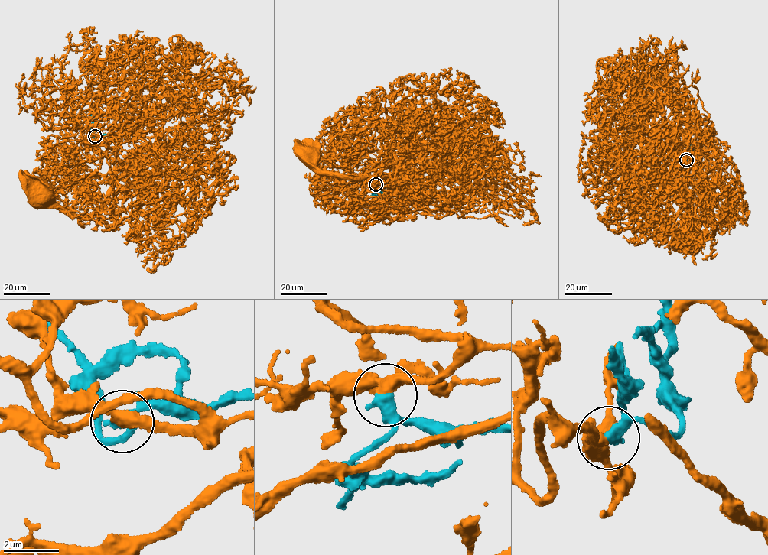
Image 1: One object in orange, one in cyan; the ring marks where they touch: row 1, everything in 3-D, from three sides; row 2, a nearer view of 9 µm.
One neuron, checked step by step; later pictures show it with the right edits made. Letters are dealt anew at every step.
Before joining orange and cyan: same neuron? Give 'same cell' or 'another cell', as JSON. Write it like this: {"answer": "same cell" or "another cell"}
{"answer": "same cell"}

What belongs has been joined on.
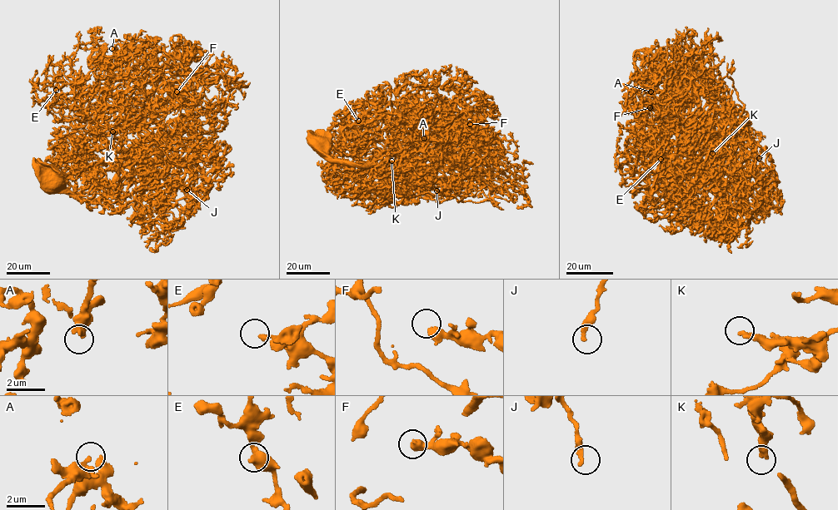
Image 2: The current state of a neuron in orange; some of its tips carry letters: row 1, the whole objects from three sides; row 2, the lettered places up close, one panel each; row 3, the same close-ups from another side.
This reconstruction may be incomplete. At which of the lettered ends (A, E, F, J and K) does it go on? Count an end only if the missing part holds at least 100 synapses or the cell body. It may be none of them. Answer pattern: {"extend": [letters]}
{"extend": []}

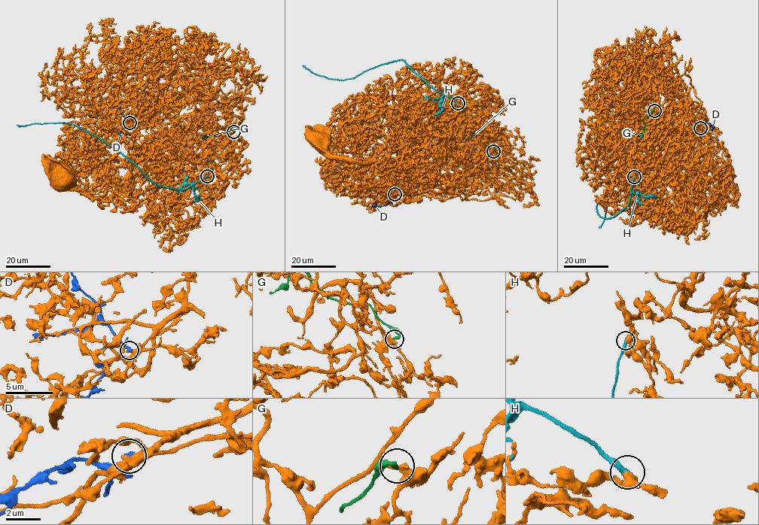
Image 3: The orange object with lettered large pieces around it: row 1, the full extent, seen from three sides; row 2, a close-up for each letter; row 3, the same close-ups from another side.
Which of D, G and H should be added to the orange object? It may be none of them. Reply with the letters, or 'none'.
none

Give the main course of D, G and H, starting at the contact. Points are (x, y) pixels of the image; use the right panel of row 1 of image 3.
D: (701, 128), (711, 139), (718, 140)
G: (654, 110), (647, 116), (641, 135), (638, 135)
H: (634, 176), (627, 205), (616, 215), (602, 217), (597, 213), (597, 204), (604, 199), (607, 203), (598, 227)

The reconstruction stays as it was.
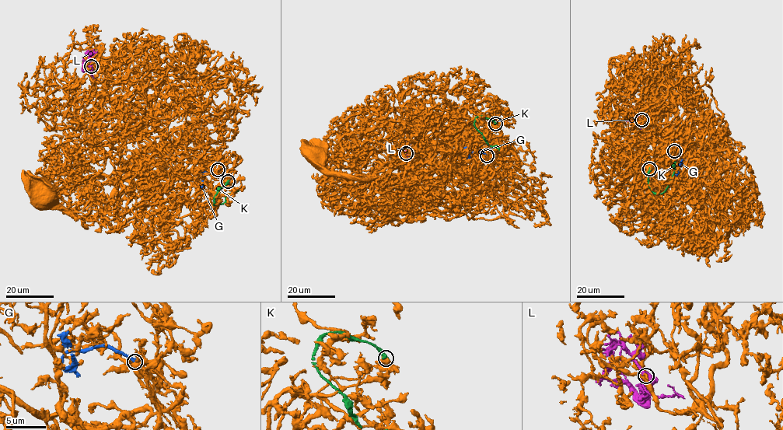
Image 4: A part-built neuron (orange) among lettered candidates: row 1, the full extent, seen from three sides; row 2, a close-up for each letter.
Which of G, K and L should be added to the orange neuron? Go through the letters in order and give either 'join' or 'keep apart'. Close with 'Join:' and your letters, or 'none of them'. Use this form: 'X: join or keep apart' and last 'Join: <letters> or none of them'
G: keep apart
K: keep apart
L: keep apart
Join: none of them

